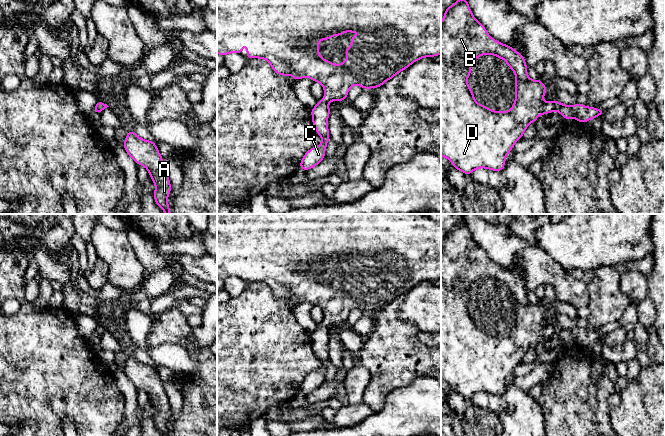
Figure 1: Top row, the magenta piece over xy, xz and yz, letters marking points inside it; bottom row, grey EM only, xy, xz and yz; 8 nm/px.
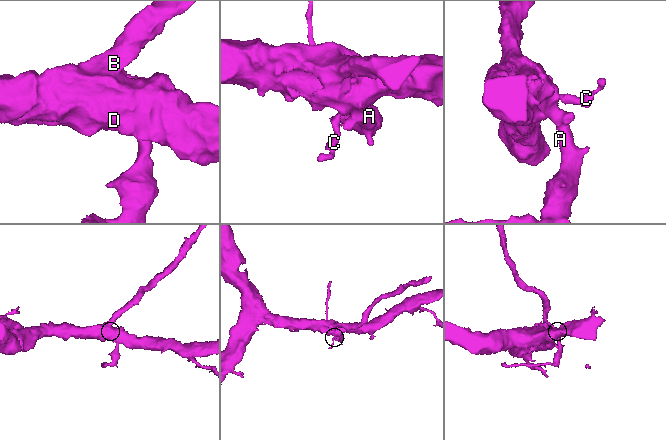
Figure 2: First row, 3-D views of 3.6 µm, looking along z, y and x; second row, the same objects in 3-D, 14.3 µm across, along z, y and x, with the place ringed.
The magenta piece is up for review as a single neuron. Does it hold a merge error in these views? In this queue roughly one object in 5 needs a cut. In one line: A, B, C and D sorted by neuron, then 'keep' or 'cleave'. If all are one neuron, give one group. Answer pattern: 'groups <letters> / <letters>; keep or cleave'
groups A B C D; keep

